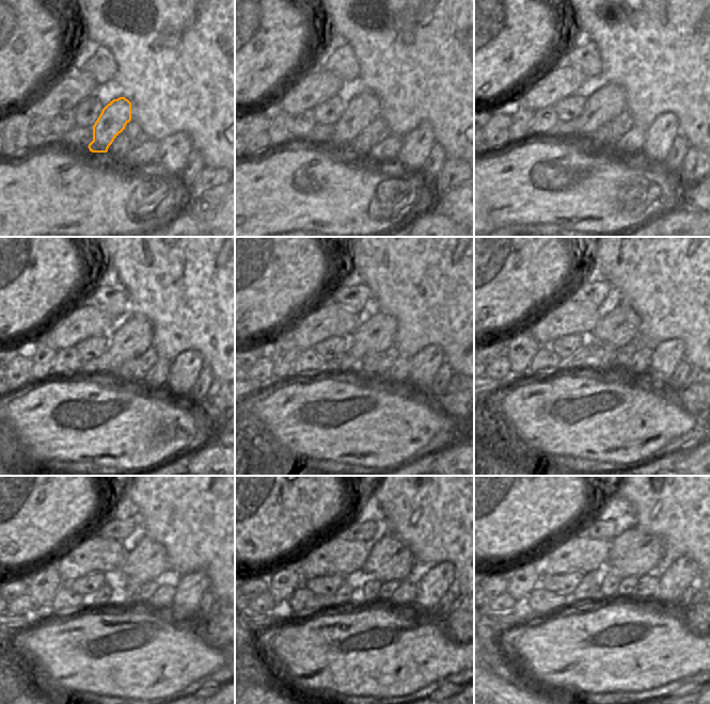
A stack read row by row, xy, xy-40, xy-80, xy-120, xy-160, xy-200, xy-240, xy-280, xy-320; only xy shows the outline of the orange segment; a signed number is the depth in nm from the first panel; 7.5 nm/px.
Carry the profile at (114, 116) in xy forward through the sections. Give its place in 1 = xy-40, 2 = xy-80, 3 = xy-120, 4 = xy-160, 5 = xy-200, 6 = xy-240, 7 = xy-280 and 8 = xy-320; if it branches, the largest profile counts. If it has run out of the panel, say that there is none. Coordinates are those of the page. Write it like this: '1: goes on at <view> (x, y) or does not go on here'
1: goes on at xy-40 (361, 111)
2: goes on at xy-80 (609, 101)
3: goes on at xy-120 (132, 338)
4: goes on at xy-160 (377, 334)
5: goes on at xy-200 (620, 326)
6: goes on at xy-240 (146, 562)
7: goes on at xy-280 (389, 559)
8: goes on at xy-320 (635, 552)

